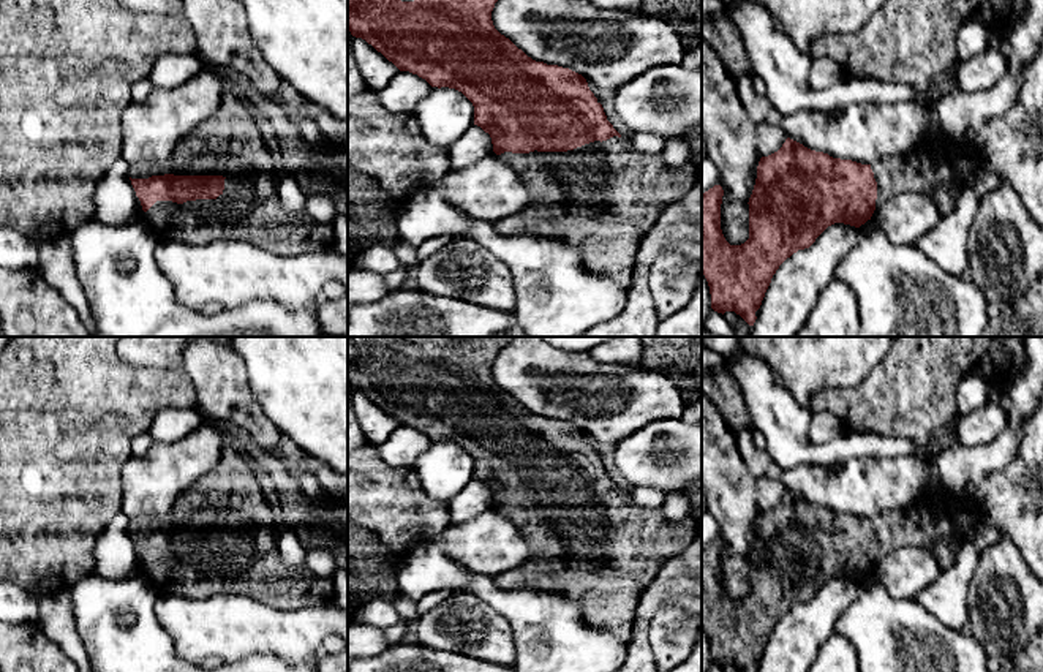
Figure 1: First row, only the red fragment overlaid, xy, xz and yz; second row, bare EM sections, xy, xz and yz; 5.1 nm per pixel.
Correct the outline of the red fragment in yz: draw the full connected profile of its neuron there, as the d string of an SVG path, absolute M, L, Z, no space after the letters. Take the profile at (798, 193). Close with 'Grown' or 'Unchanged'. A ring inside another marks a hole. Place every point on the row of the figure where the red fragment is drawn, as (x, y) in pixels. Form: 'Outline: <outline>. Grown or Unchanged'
Outline: M931 131L920 141L918 149L872 164L833 158L787 138L778 152L759 161L747 202L749 239L744 244L730 245L722 234L722 187L714 185L702 194L702 274L710 286L711 308L722 315L735 311L754 326L755 311L779 266L798 250L809 248L828 226L844 223L860 228L871 220L879 202L909 191L929 196L942 217L953 209L977 168L981 168L981 158L973 142L943 141ZM923 155L936 163L932 169L921 169Z. Grown

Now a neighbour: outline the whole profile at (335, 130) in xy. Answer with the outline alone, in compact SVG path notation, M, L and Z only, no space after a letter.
M313 108L305 115L307 123L314 126L324 138L348 152L348 122L343 122L321 108Z

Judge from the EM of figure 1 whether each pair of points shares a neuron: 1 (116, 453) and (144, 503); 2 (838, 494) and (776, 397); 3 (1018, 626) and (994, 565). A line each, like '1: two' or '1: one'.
1: two
2: two
3: one

